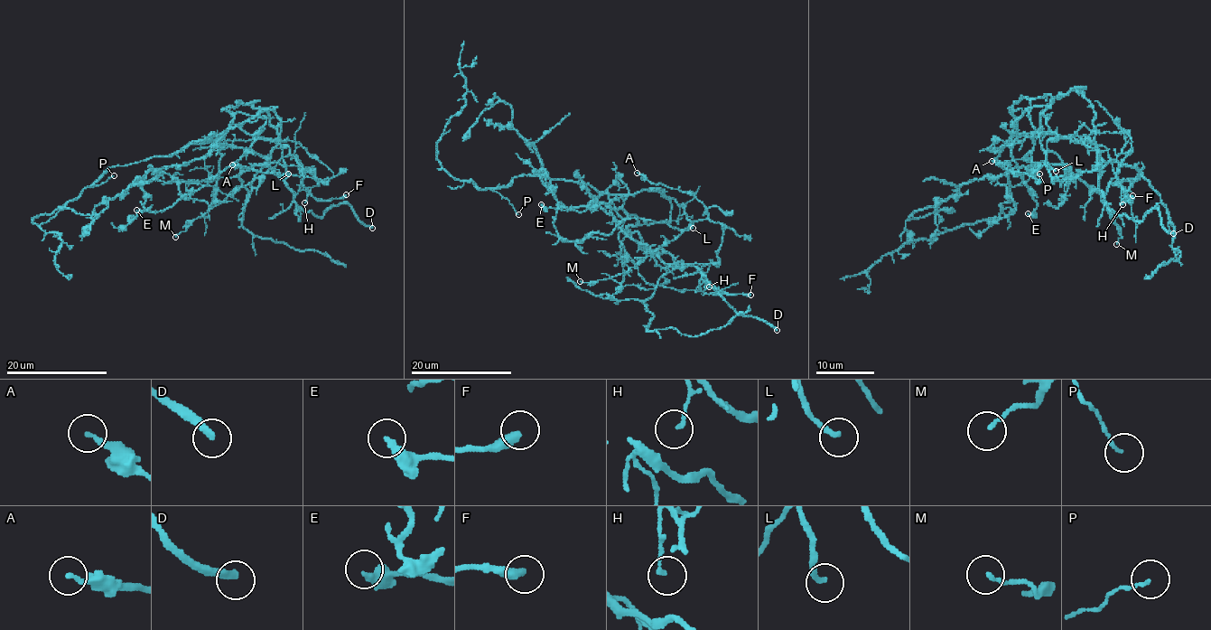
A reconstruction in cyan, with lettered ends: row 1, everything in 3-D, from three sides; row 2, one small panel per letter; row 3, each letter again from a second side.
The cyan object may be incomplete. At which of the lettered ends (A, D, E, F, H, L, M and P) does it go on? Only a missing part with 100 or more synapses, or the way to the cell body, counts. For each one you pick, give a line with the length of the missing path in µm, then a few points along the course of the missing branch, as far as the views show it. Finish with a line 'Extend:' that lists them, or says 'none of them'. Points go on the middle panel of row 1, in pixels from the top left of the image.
D: 20 µm
Extend: D

